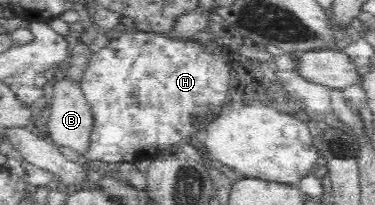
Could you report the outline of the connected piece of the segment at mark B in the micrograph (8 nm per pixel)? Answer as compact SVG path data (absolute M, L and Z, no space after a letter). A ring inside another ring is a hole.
M57 76L53 83L53 97L51 97L51 113L49 113L48 133L51 142L67 154L83 156L89 149L89 139L94 123L94 113L91 105L82 91L78 80Z

